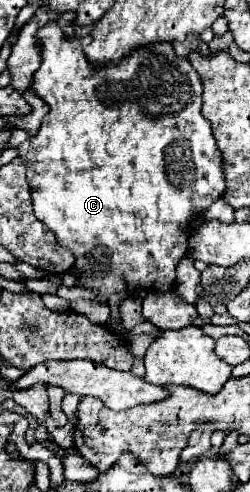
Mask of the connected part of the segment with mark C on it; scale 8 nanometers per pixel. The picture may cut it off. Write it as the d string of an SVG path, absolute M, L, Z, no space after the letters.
M49 21L41 29L37 29L35 39L41 45L41 67L33 75L31 91L41 97L49 105L49 113L43 119L39 135L23 141L17 151L19 157L25 159L27 181L31 187L35 217L43 221L55 235L59 245L71 249L75 253L75 269L83 271L79 285L99 291L107 301L111 293L133 293L135 287L157 287L161 291L171 291L175 287L175 267L179 259L187 253L187 243L191 235L191 217L195 211L205 211L211 203L215 203L225 191L225 177L221 171L221 151L217 151L215 137L211 133L211 123L201 115L203 105L203 83L197 71L191 67L189 59L181 59L173 51L173 43L149 43L149 47L137 47L121 59L121 63L89 63L81 45L92 42L92 37L71 37L67 39L59 29L57 21Z

